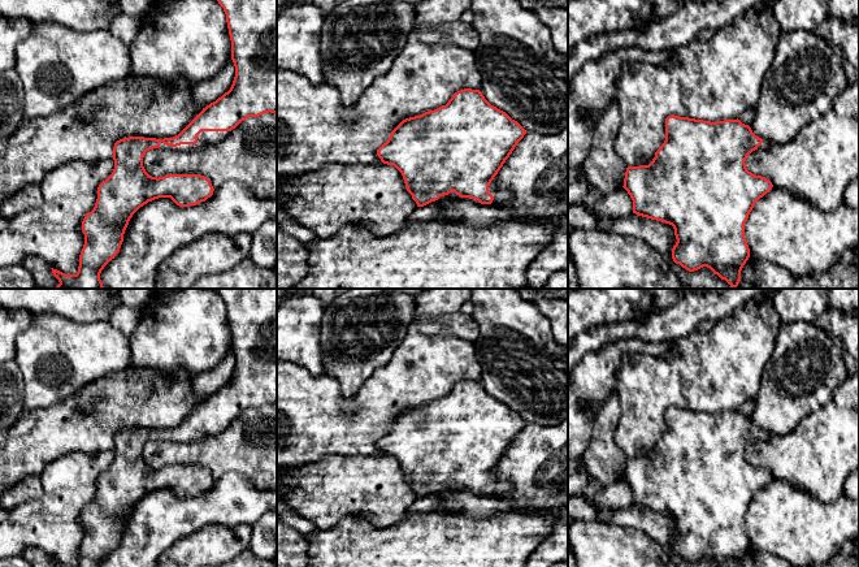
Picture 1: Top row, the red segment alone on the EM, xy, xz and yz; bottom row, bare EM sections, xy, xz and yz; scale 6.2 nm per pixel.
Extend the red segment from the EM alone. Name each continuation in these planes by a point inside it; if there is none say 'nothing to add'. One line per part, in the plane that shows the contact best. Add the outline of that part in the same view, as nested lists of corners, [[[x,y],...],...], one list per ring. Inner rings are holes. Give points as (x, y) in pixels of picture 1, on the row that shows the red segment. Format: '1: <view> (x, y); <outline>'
1: xy (204, 137); [[[201,131],[198,135],[198,143],[196,144],[181,144],[177,147],[166,146],[162,143],[162,139],[161,139],[159,148],[160,150],[186,152],[186,151],[196,150],[204,144],[218,143],[218,142],[224,140],[229,134],[230,134],[230,131]]]

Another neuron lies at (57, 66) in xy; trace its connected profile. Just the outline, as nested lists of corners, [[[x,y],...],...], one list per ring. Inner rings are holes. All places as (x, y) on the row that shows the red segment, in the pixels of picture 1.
[[[32,23],[16,59],[26,118],[61,112],[97,87],[131,74],[129,43],[108,29],[75,31],[58,23]]]

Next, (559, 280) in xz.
[[[568,272],[555,273],[541,289],[568,289]]]

